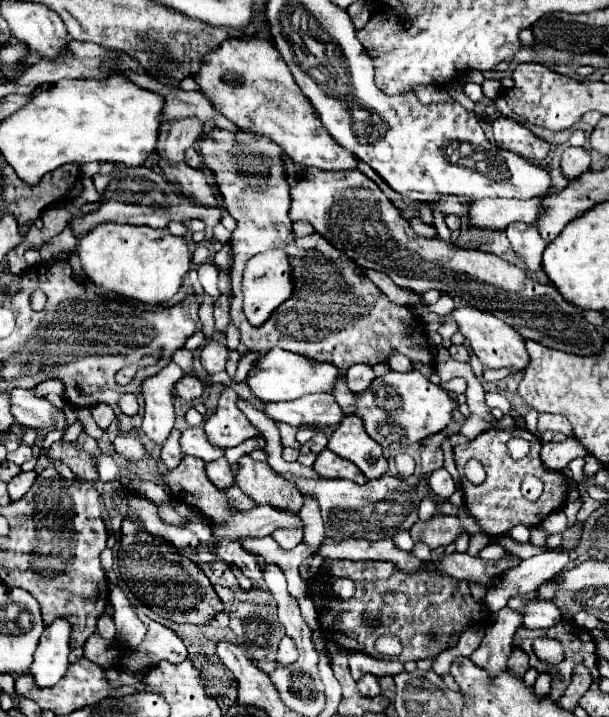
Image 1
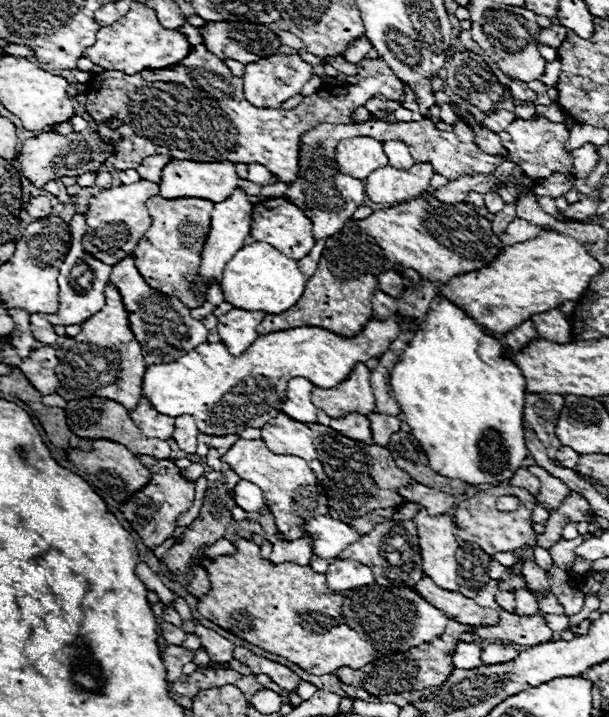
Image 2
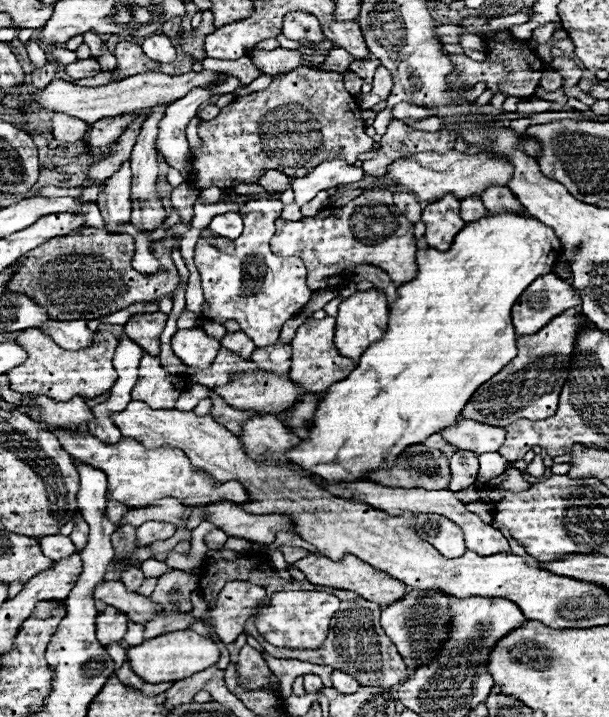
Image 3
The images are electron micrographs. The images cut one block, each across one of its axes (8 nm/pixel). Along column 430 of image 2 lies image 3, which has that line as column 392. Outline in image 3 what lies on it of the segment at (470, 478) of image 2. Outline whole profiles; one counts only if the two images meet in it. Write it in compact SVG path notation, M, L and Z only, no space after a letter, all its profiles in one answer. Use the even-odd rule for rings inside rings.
M496 214L496 216L486 216L474 224L466 224L462 228L462 232L454 238L454 244L448 252L438 252L434 248L426 248L426 250L418 250L416 254L416 262L418 262L418 276L412 282L406 282L398 288L398 296L396 300L390 304L390 316L388 316L388 328L384 332L384 336L370 344L364 354L358 360L356 370L352 370L344 380L332 384L316 412L314 412L314 420L310 426L310 434L308 438L304 438L298 446L290 448L286 452L288 462L294 462L296 466L304 468L306 472L324 478L326 482L356 482L356 480L366 480L368 472L380 470L380 468L392 468L396 464L396 460L400 458L400 454L414 444L424 444L424 440L432 434L438 434L440 430L452 428L458 424L458 416L464 410L464 406L468 404L468 400L472 398L472 394L484 384L488 382L494 374L498 374L512 358L516 358L516 334L514 334L514 326L510 320L510 310L516 302L516 298L538 278L544 276L548 272L552 272L552 266L556 262L556 258L560 256L560 240L556 238L554 230L536 222L536 218L530 216L516 216L516 214Z

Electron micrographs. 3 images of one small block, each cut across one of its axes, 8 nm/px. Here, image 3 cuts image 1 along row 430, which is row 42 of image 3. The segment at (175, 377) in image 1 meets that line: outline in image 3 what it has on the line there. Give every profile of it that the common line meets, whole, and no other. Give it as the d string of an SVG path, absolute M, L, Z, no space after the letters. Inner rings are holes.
M154 34L154 36L148 36L142 44L144 52L148 58L160 62L160 64L168 64L168 62L174 62L176 60L176 48L172 46L170 38L164 36L164 34Z

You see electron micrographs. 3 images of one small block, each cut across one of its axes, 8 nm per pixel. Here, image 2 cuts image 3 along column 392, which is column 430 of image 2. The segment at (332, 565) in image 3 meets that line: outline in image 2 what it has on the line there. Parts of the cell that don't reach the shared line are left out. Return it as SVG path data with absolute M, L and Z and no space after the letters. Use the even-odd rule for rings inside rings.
M426 576L414 586L414 590L418 594L422 594L422 598L426 598L432 606L436 606L446 616L454 618L460 624L468 624L468 626L496 626L498 620L500 620L496 610L482 608L474 600L462 596L460 592L442 590Z

